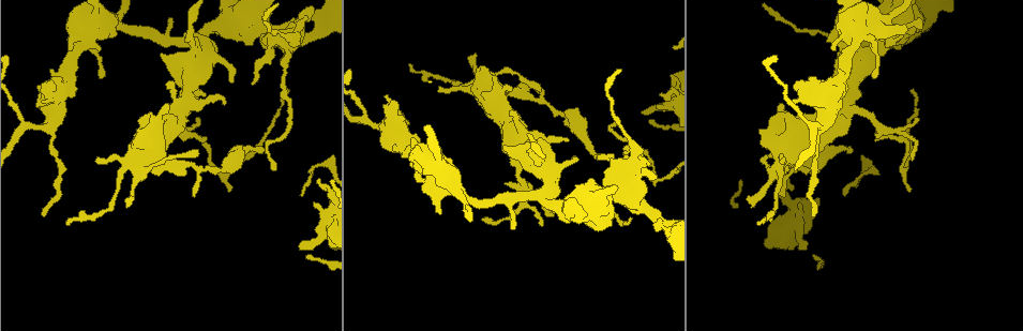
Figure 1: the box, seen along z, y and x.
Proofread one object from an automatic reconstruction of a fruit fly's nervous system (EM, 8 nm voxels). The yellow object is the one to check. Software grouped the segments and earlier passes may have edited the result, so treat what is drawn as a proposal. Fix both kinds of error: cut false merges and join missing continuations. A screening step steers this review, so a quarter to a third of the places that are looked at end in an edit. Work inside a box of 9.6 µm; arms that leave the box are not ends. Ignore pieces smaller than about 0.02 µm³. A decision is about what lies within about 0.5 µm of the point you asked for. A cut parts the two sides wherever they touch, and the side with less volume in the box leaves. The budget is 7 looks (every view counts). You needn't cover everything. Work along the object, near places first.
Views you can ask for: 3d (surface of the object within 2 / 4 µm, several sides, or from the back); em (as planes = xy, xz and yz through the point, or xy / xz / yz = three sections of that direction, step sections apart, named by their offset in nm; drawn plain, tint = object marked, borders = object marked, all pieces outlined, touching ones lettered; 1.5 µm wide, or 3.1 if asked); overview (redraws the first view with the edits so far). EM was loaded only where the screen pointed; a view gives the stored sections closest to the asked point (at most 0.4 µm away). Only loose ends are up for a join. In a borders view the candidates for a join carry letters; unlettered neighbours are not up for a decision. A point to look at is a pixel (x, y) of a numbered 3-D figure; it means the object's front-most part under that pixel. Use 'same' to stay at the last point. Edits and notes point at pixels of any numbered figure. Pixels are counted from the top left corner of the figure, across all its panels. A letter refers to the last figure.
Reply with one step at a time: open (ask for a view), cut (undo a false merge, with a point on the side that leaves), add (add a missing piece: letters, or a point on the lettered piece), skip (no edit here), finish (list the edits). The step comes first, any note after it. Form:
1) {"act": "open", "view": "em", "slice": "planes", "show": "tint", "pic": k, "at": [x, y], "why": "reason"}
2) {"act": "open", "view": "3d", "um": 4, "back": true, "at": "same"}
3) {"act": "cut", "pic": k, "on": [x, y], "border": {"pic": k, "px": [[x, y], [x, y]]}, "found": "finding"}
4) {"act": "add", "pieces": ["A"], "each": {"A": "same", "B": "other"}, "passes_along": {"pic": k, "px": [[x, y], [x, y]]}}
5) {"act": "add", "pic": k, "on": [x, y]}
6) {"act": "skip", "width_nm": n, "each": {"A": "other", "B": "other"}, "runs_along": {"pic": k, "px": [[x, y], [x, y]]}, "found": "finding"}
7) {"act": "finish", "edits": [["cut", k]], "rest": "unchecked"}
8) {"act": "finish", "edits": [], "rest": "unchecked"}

{"act": "open", "view": "3d", "um": 2, "pic": 1, "at": [852, 151], "why": "branch stops here"}

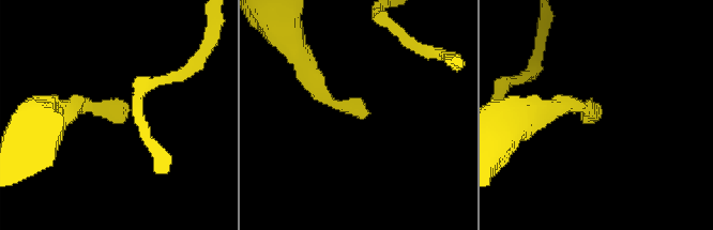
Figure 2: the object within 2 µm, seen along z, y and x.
{"act": "open", "view": "em", "slice": "planes", "show": "borders", "pic": 2, "at": [592, 120]}

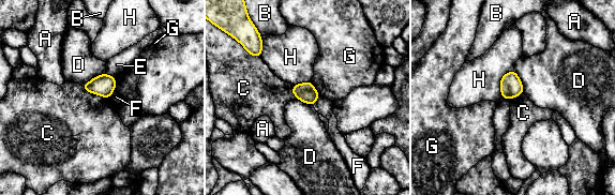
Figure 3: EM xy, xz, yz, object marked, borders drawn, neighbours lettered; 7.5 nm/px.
{"act": "skip", "each": {"A": "other", "B": "other", "C": "other", "D": "other", "E": "other", "F": "other", "G": "other", "H": "other"}, "border": {"pic": 3, "px": [[80, 86], [86, 90], [109, 99]]}, "found": "no lettered piece goes on from it"}

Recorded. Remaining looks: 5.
{"act": "open", "view": "3d", "um": 2, "pic": 1, "at": [809, 170], "why": "thick turns thin"}

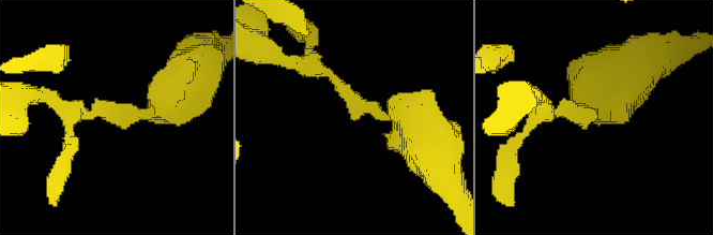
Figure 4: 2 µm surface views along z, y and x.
{"act": "open", "view": "em", "slice": "yz", "step": 8, "show": "tint", "pic": 4, "at": [591, 113]}

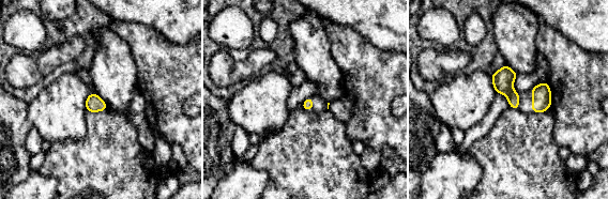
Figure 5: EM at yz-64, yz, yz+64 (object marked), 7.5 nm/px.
{"act": "open", "view": "em", "slice": "planes", "show": "borders", "at": "same"}

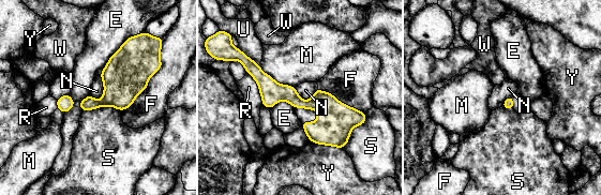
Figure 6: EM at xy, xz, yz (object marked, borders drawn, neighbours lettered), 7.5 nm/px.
{"act": "skip", "each": {"E": "other", "F": "other", "M": "other", "N": "other", "R": "other", "S": "other", "U": "other", "W": "other", "Y": "other"}, "border": {"pic": 6, "px": [[101, 76], [103, 92], [98, 101]]}, "found": "one neuron here"}

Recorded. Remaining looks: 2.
{"act": "open", "view": "em", "slice": "xy", "step": 4, "show": "tint", "pic": 1, "at": [156, 120], "why": "sudden change in width"}

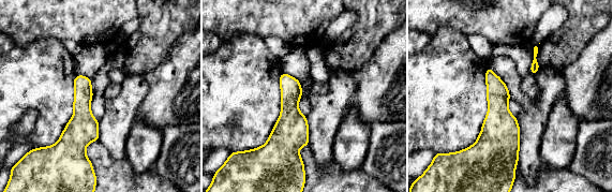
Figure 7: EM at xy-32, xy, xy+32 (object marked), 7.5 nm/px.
{"act": "open", "view": "em", "slice": "planes", "show": "borders", "at": "same", "why": "another direction"}

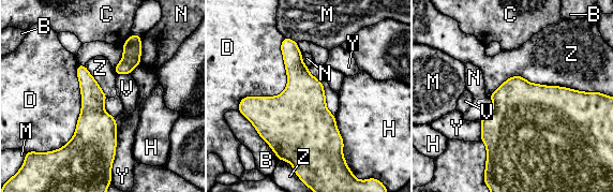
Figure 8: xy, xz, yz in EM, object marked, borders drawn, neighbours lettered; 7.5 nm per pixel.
{"act": "skip", "each": {"B": "other", "C": "other", "D": "other", "H": "other", "M": "other", "N": "other", "V": "other", "Y": "other", "Z": "other"}, "found": "all the same neuron"}

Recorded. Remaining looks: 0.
{"act": "finish", "edits": [], "rest": "unchecked"}

